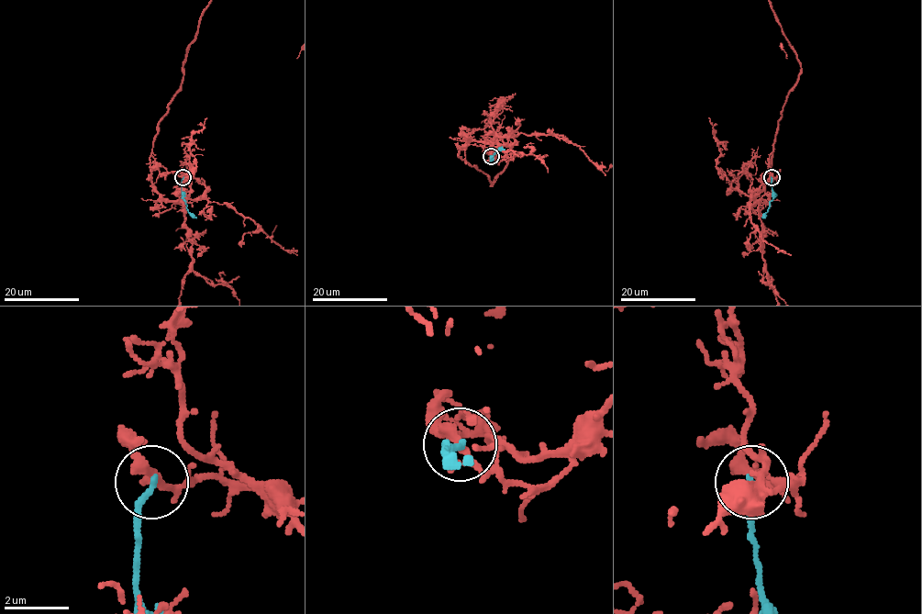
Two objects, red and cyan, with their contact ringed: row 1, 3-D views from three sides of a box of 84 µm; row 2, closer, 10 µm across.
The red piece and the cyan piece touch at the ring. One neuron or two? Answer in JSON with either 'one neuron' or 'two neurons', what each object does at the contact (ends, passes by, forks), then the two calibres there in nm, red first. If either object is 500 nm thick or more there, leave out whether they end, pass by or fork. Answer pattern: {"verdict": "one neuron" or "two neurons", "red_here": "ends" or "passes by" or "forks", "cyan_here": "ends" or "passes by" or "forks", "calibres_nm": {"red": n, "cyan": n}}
{"verdict": "two neurons", "red_here": "passes by", "cyan_here": "ends", "calibres_nm": {"red": 320, "cyan": 200}}

